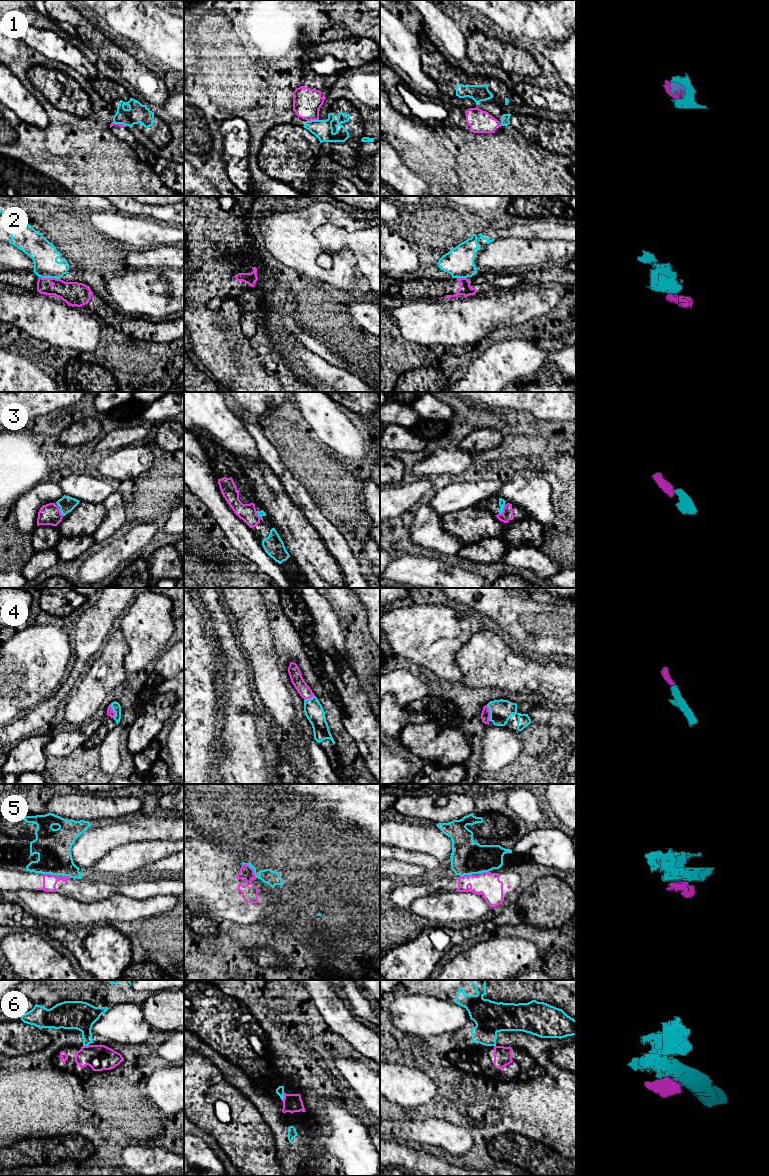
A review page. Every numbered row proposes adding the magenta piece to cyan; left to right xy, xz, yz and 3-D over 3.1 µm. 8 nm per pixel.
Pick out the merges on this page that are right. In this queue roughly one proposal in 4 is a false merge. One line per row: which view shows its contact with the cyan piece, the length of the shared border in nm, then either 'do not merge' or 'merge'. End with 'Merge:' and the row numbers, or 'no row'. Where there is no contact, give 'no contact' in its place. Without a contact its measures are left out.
1: meets cyan in xz; contact 100 nm long; do not merge
2: meets cyan in xy; contact 170 nm long; do not merge
3: meets cyan in yz; contact 100 nm long; merge
4: meets cyan in yz; contact 130 nm long; merge
5: meets cyan in xz; contact 160 nm long; do not merge
6: meets cyan in xz; contact 70 nm long; do not merge
Merge: 3, 4

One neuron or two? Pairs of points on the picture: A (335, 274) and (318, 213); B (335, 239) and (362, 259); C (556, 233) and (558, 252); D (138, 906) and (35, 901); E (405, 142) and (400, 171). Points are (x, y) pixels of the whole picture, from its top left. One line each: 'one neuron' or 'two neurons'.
A: one neuron
B: one neuron
C: two neurons
D: one neuron
E: two neurons

